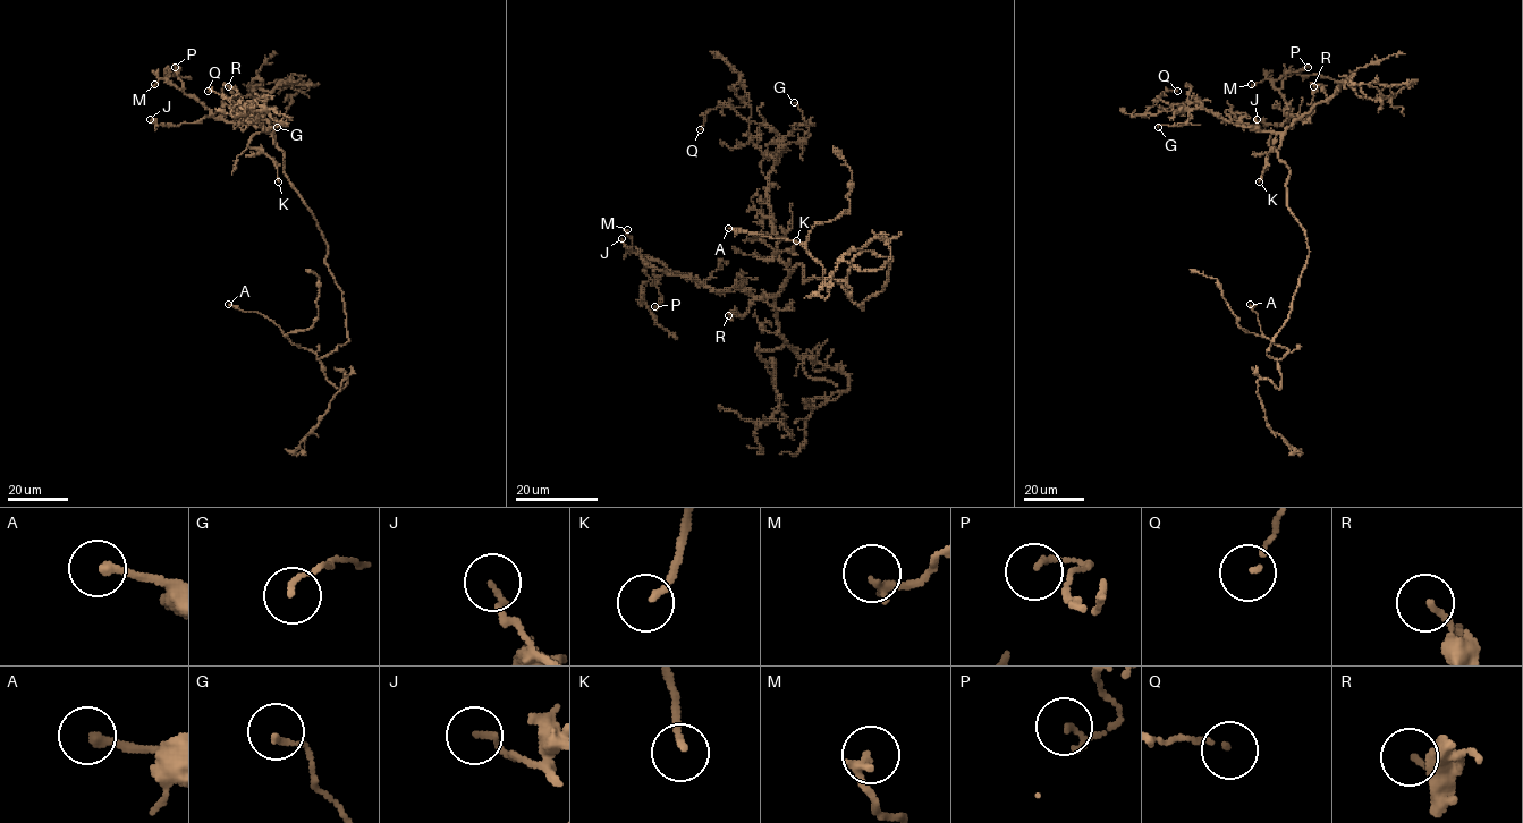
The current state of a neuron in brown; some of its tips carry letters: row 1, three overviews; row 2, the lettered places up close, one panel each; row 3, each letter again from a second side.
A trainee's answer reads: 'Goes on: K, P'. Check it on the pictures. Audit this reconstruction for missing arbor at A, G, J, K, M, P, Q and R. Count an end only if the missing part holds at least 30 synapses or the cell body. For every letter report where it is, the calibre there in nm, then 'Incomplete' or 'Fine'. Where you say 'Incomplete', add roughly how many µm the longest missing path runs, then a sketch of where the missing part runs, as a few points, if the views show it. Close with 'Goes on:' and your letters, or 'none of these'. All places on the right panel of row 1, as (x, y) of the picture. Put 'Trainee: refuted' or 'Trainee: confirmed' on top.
Trainee: refuted
A: Place: (1250, 304). Thickness 240 nm. Incomplete. Missing length about 15 µm. Course of what is missing: (1250, 304), (1251, 298), (1234, 281)
G: Place: (1158, 127). Thickness 130 nm. Fine
J: Place: (1257, 119). Thickness 140 nm. Fine
K: Place: (1259, 181). Thickness 170 nm. Incomplete. Missing length about 25 µm. Course of what is missing: (1259, 181), (1252, 213), (1253, 219), (1259, 221), (1259, 231)
M: Place: (1251, 84). Thickness 240 nm. Fine
P: Place: (1308, 67). Thickness 150 nm. Fine
Q: Place: (1177, 91). Thickness 110 nm. Fine
R: Place: (1313, 86). Thickness 140 nm. Fine
Goes on: A, K

